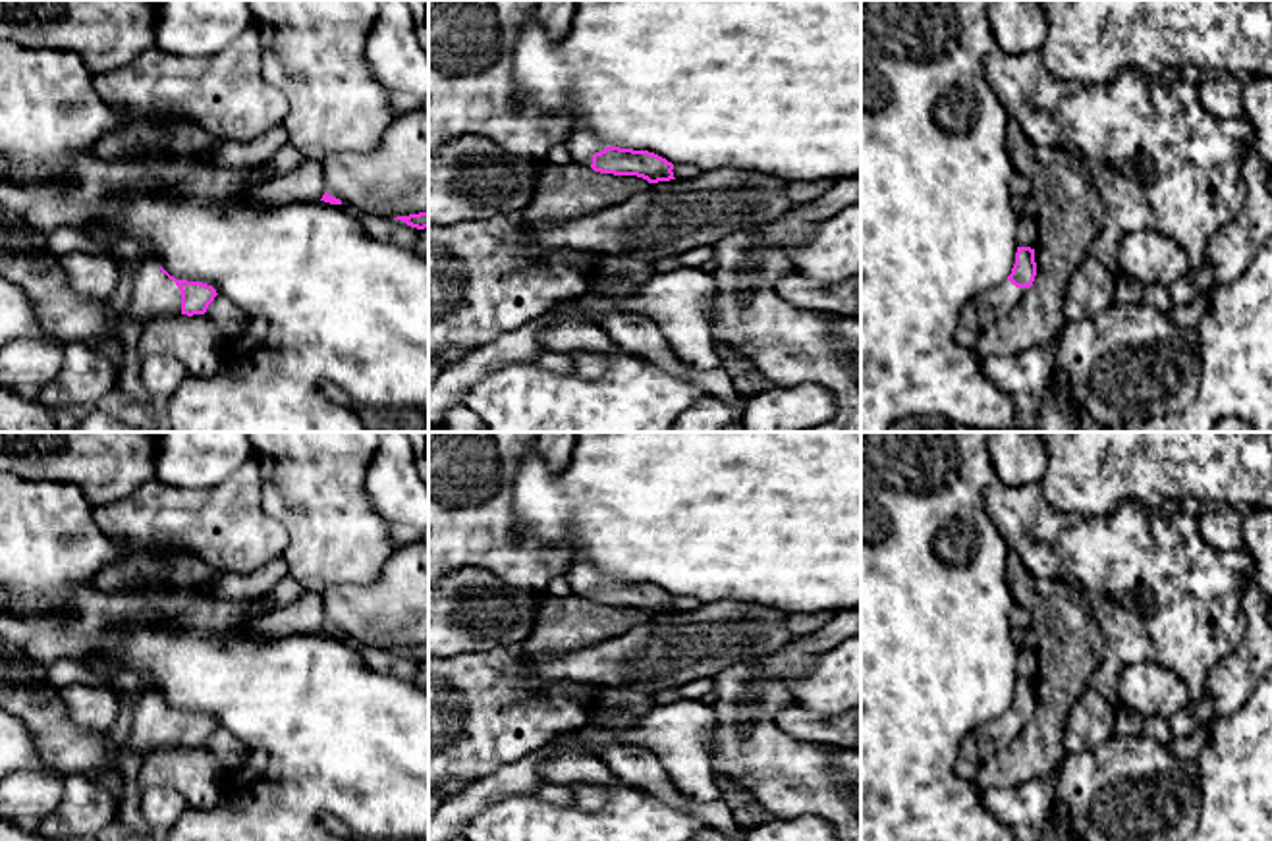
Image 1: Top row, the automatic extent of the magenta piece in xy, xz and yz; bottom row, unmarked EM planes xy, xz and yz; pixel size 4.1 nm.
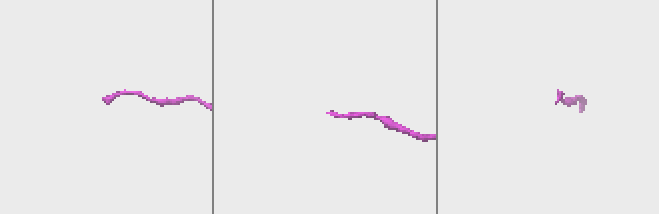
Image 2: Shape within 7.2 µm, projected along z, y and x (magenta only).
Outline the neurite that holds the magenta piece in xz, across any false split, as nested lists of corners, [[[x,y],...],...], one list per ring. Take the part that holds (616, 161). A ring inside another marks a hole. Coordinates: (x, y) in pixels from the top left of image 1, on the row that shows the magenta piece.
[[[585,123],[571,127],[566,149],[573,164],[593,168],[600,174],[637,176],[649,183],[676,179],[672,172],[674,164],[666,158],[649,150],[608,147]]]

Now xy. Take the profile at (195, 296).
[[[145,258],[135,264],[127,309],[124,312],[110,311],[108,326],[120,334],[125,322],[145,328],[158,316],[205,314],[216,295],[212,285],[176,280],[156,260]]]

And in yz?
[[[1017,247],[1011,274],[998,285],[975,295],[961,311],[961,326],[984,332],[1019,305],[1037,276],[1035,249]]]

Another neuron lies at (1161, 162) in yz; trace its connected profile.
[[[1002,48],[984,58],[984,77],[1035,147],[1064,149],[1089,168],[1106,210],[1091,255],[1116,276],[1121,274],[1120,241],[1145,230],[1174,239],[1187,253],[1191,270],[1201,268],[1212,235],[1243,208],[1241,168],[1255,129],[1245,116],[1210,116],[1199,102],[1197,83],[1164,85],[1137,69],[1094,85],[1062,81],[1037,52],[1009,54]]]

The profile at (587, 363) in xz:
[[[573,351],[575,374],[583,378],[598,378],[610,366],[610,357],[600,351]]]

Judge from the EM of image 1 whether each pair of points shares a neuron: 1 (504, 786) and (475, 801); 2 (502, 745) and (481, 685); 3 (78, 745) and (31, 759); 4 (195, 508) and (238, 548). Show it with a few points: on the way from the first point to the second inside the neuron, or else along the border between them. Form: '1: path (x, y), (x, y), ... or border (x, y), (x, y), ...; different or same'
1: path (497, 786), (483, 793); same
2: path (500, 730), (487, 708), (487, 701); same
3: border (20, 718), (41, 755), (62, 776); different
4: path (205, 517), (228, 539); same

